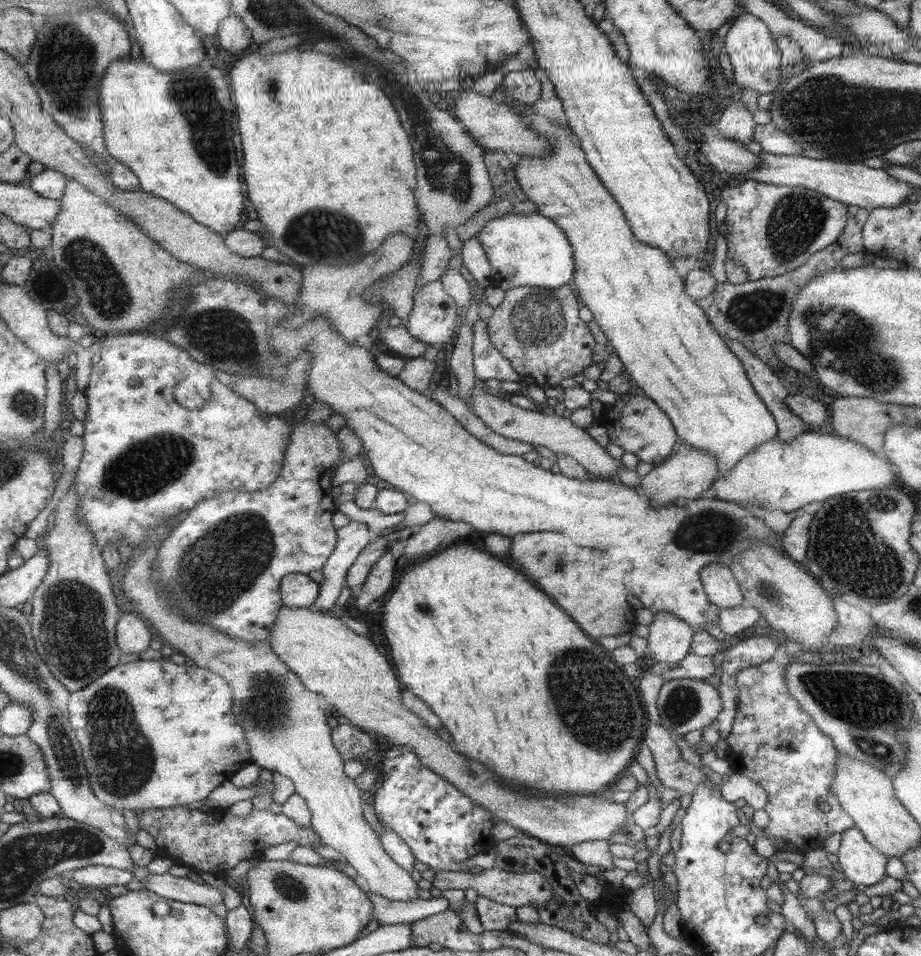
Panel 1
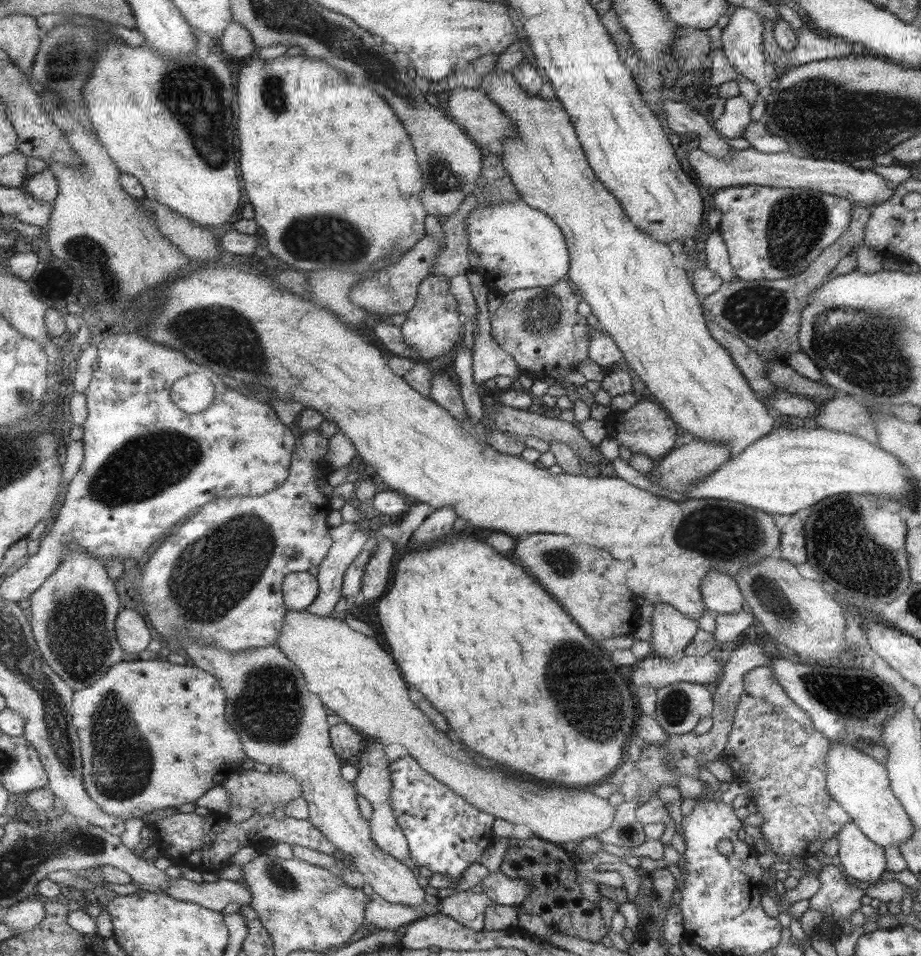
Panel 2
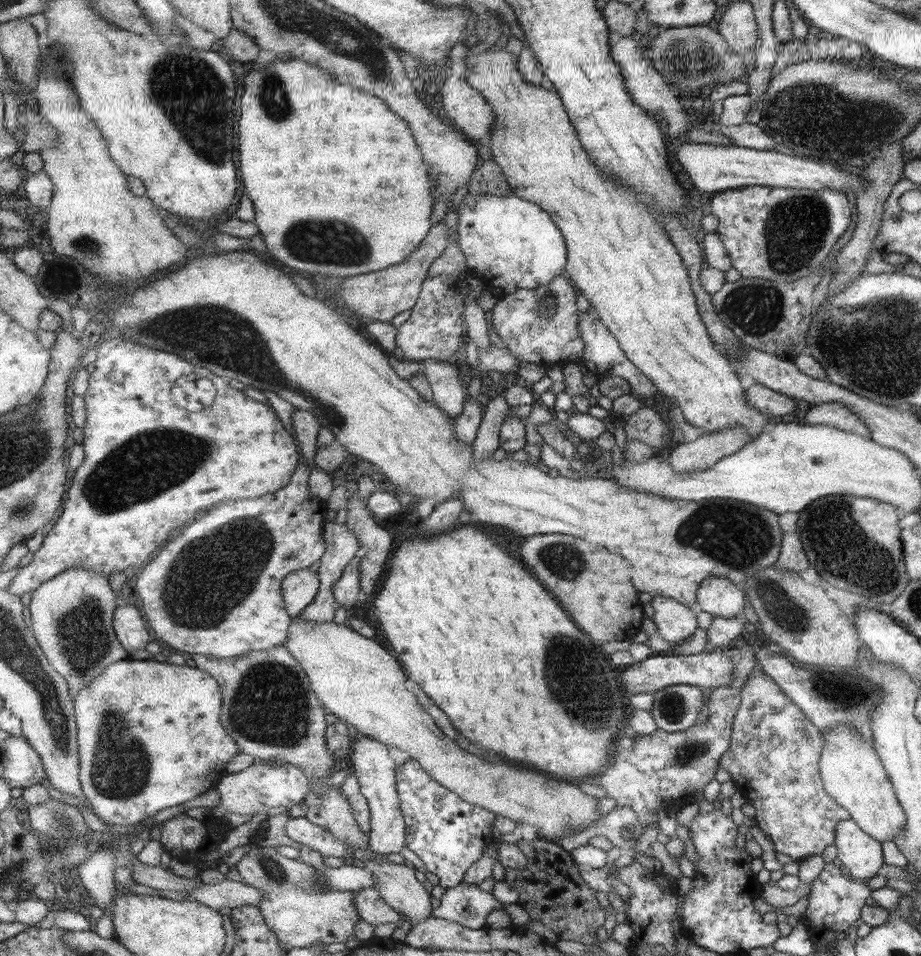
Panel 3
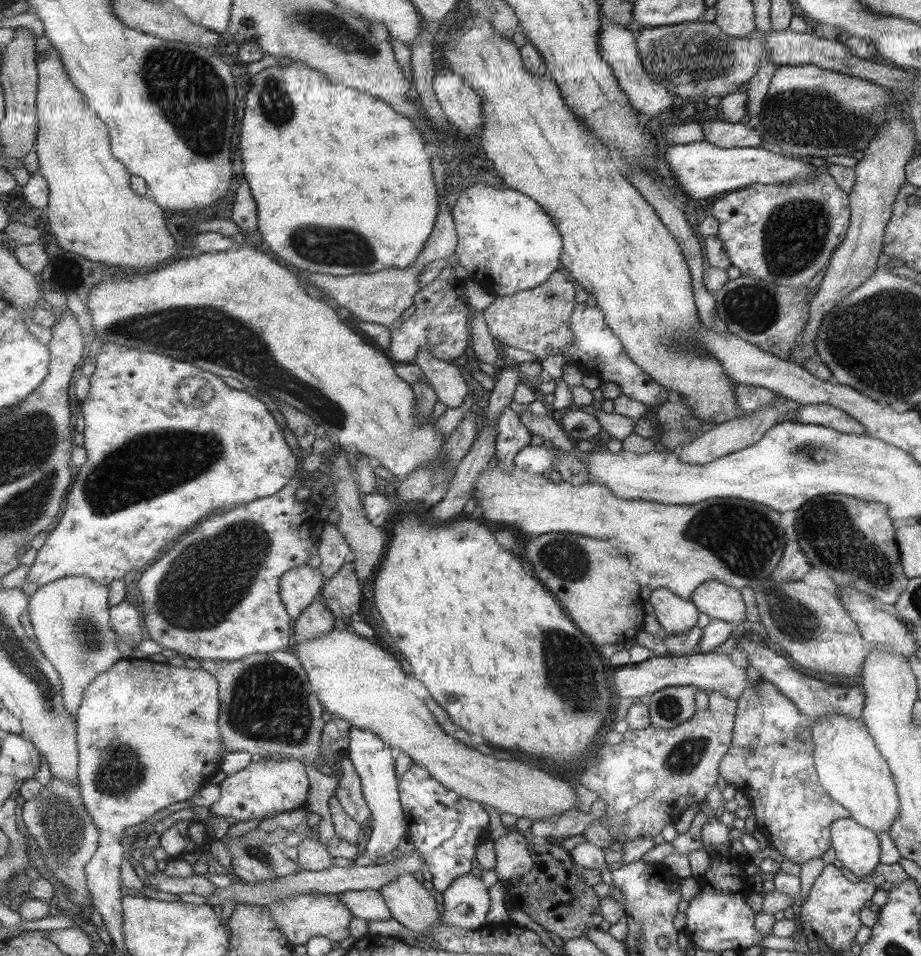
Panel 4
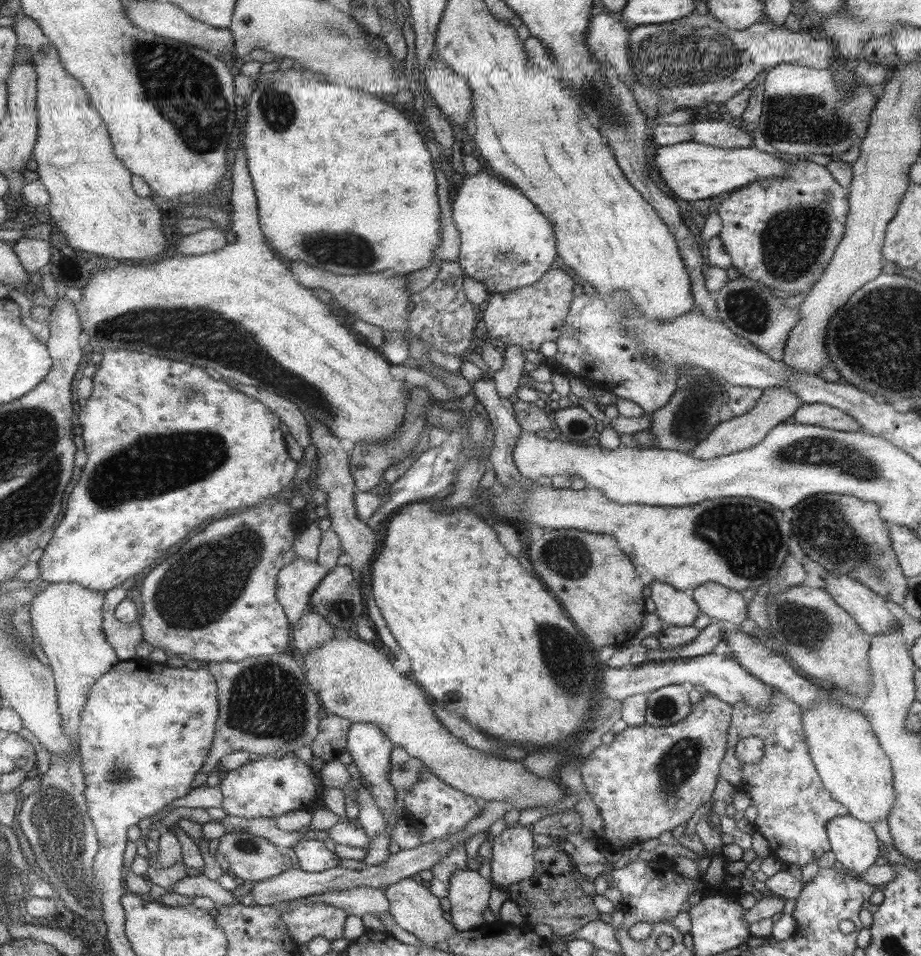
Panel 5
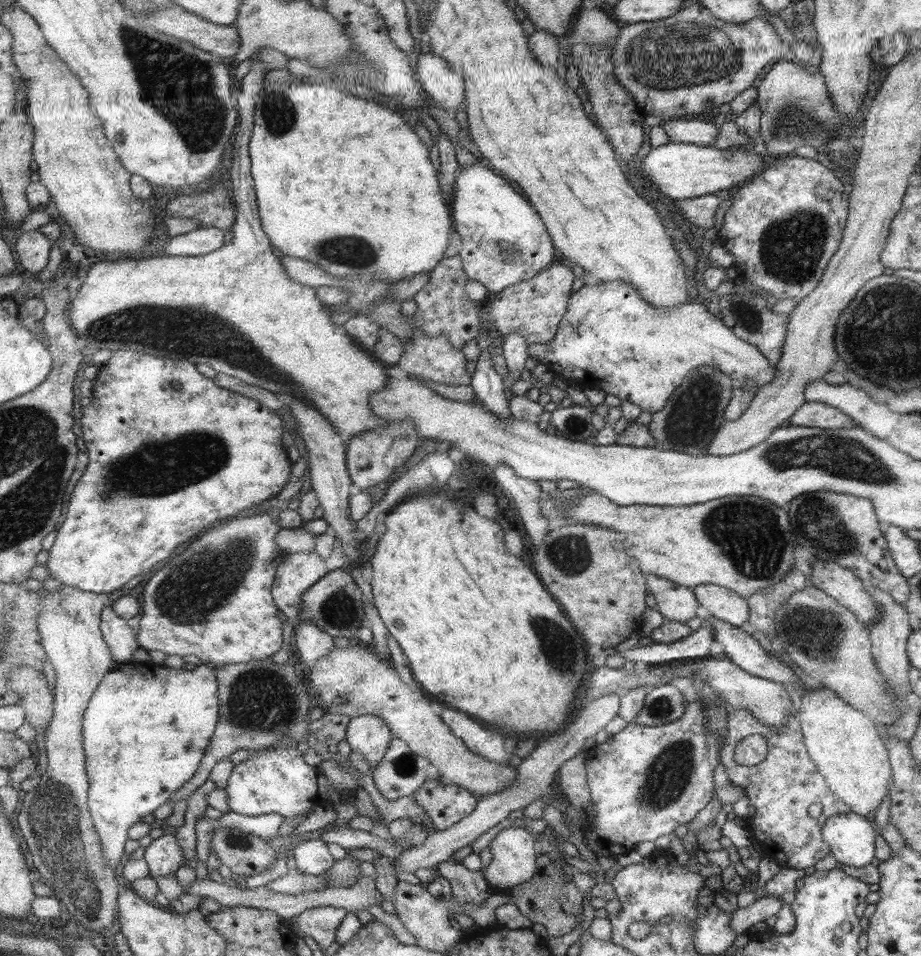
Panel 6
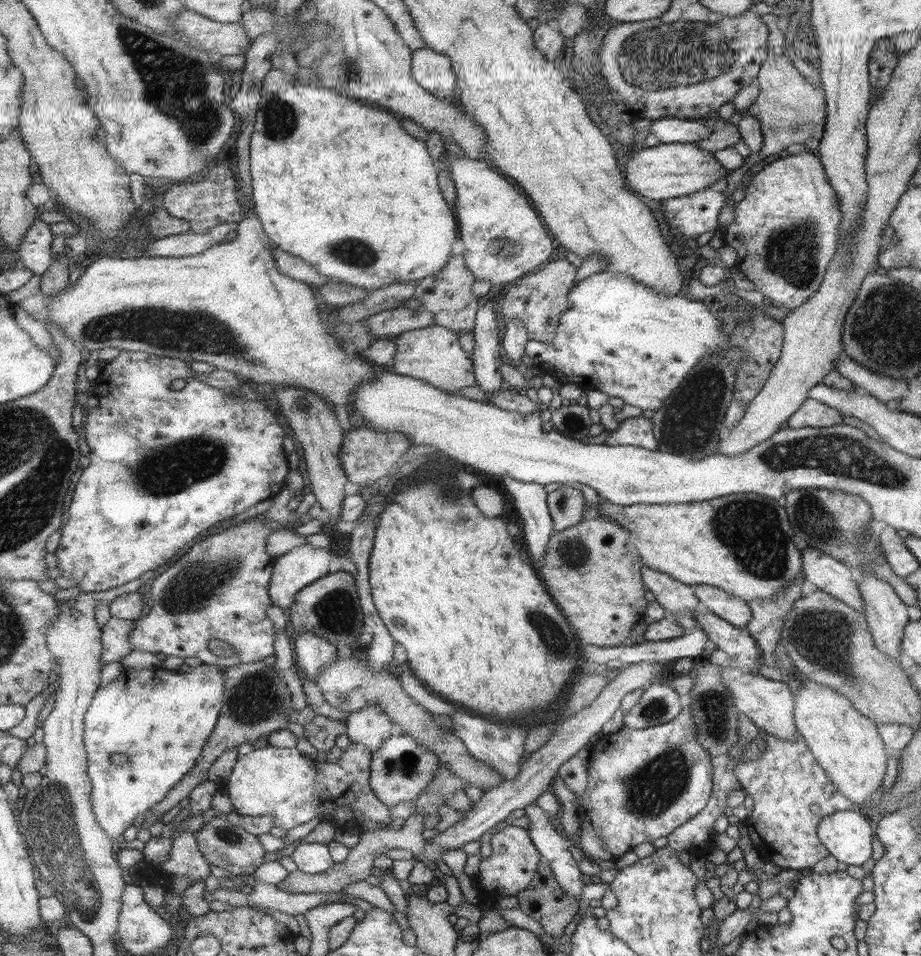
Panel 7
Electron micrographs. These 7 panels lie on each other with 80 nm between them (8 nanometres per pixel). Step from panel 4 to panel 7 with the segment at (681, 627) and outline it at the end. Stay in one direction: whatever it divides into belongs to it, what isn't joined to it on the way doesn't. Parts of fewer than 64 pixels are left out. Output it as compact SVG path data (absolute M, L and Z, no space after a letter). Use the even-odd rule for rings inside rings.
M642 566L643 582L646 583L647 590L651 591L655 601L671 614L677 612L693 612L698 604L698 599L694 595L693 586L679 582L671 578L671 575Z

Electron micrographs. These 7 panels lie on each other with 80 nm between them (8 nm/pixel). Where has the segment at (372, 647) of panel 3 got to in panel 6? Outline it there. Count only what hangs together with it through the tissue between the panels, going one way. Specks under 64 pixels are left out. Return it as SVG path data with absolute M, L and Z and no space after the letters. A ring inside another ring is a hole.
M333 648L309 668L308 684L328 706L329 713L358 717L372 714L385 721L392 739L403 740L413 754L427 757L439 776L447 783L467 789L475 795L495 794L517 777L515 764L501 766L471 752L429 708L420 688L405 685L397 674L379 664L379 660L363 648Z

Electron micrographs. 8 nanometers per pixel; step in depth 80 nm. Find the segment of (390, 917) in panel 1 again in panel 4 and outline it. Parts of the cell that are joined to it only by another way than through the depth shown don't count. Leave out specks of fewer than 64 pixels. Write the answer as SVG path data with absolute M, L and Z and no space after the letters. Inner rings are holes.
M359 890L339 893L343 905L350 910L353 918L369 920L387 920L390 912L384 903L384 898L378 891Z

